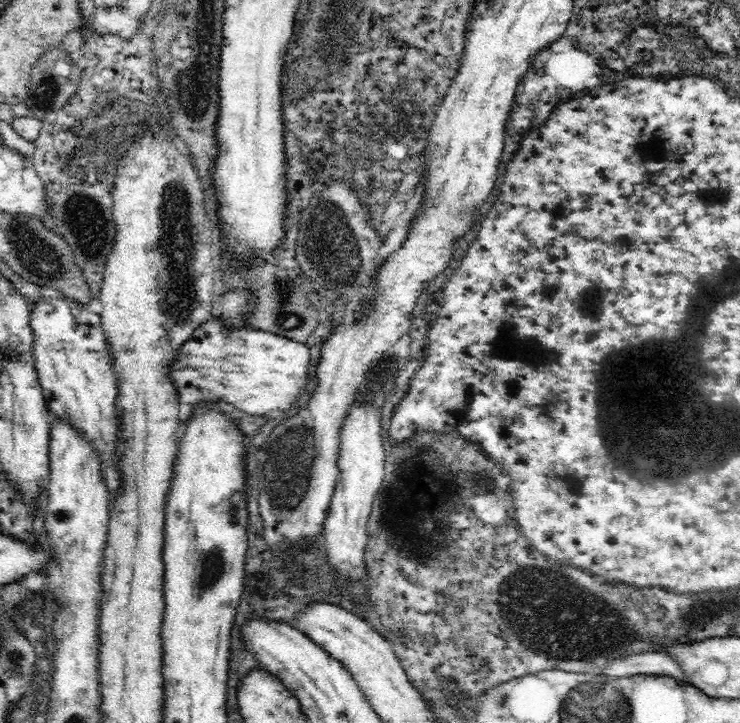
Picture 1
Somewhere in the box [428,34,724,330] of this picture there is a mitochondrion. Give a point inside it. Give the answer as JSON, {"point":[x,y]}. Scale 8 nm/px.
{"point":[550,68]}

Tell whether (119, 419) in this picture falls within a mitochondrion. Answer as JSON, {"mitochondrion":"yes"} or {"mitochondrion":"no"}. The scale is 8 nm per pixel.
{"mitochondrion":"no"}

